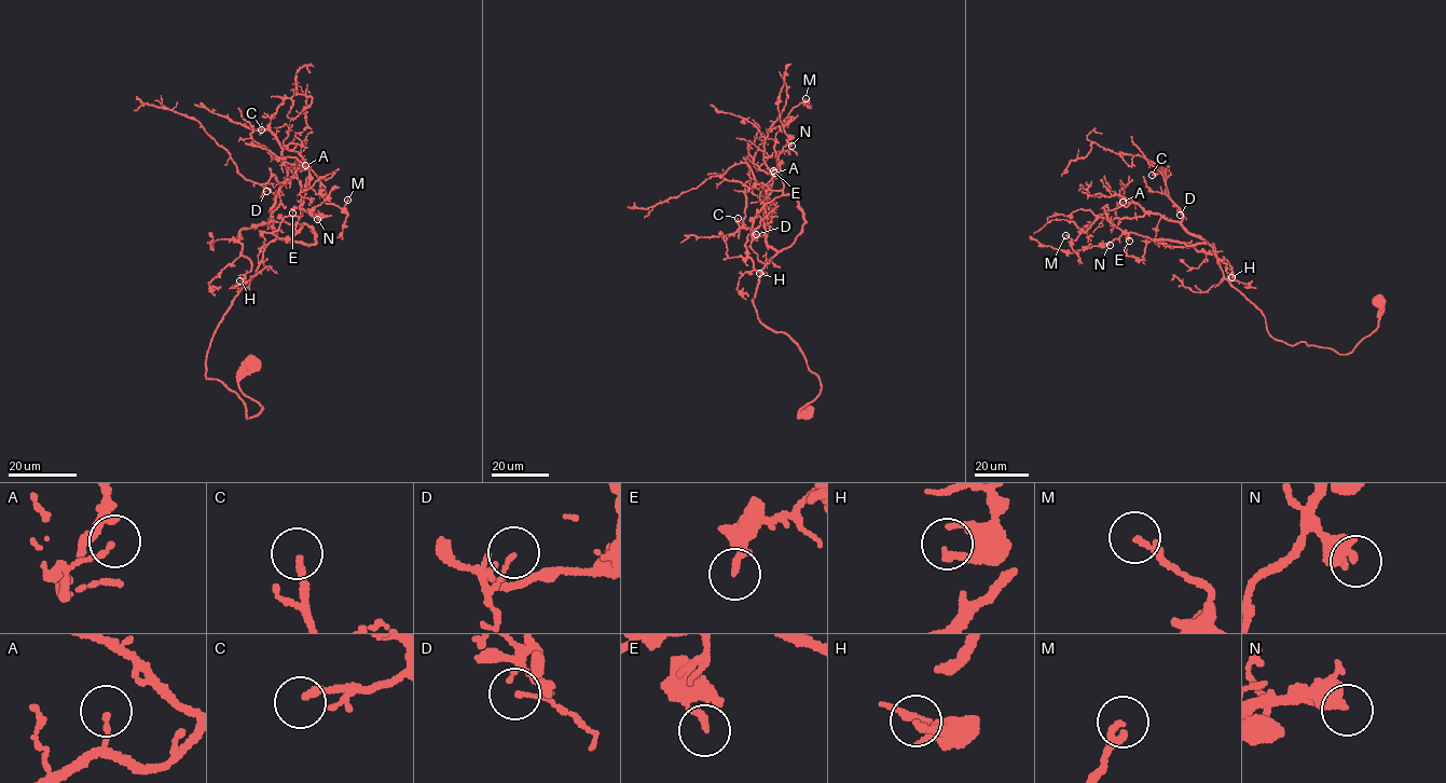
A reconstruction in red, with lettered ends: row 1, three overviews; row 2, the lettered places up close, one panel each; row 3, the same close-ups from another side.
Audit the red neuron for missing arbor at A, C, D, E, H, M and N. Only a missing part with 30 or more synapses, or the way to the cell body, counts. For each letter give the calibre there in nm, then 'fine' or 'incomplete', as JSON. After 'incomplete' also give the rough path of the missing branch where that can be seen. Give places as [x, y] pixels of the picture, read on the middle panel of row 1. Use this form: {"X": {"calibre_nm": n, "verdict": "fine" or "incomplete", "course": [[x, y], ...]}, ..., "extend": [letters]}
{"A": {"calibre_nm": 130, "verdict": "fine"}, "C": {"calibre_nm": 200, "verdict": "fine"}, "D": {"calibre_nm": 100, "verdict": "fine"}, "E": {"calibre_nm": 160, "verdict": "fine"}, "H": {"calibre_nm": 220, "verdict": "fine"}, "M": {"calibre_nm": 140, "verdict": "fine"}, "N": {"calibre_nm": 280, "verdict": "fine"}, "extend": []}

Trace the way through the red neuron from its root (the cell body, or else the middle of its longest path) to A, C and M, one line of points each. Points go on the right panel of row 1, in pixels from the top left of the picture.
A: (1381, 299), (1378, 327), (1348, 354), (1286, 344), (1270, 335), (1259, 310), (1226, 279), (1208, 243), (1123, 202)
C: (1381, 299), (1378, 327), (1348, 354), (1277, 340), (1211, 246), (1183, 225), (1164, 174), (1152, 175)
M: (1381, 299), (1378, 327), (1349, 353), (1291, 345), (1208, 243), (1154, 241), (1097, 216), (1065, 235)

